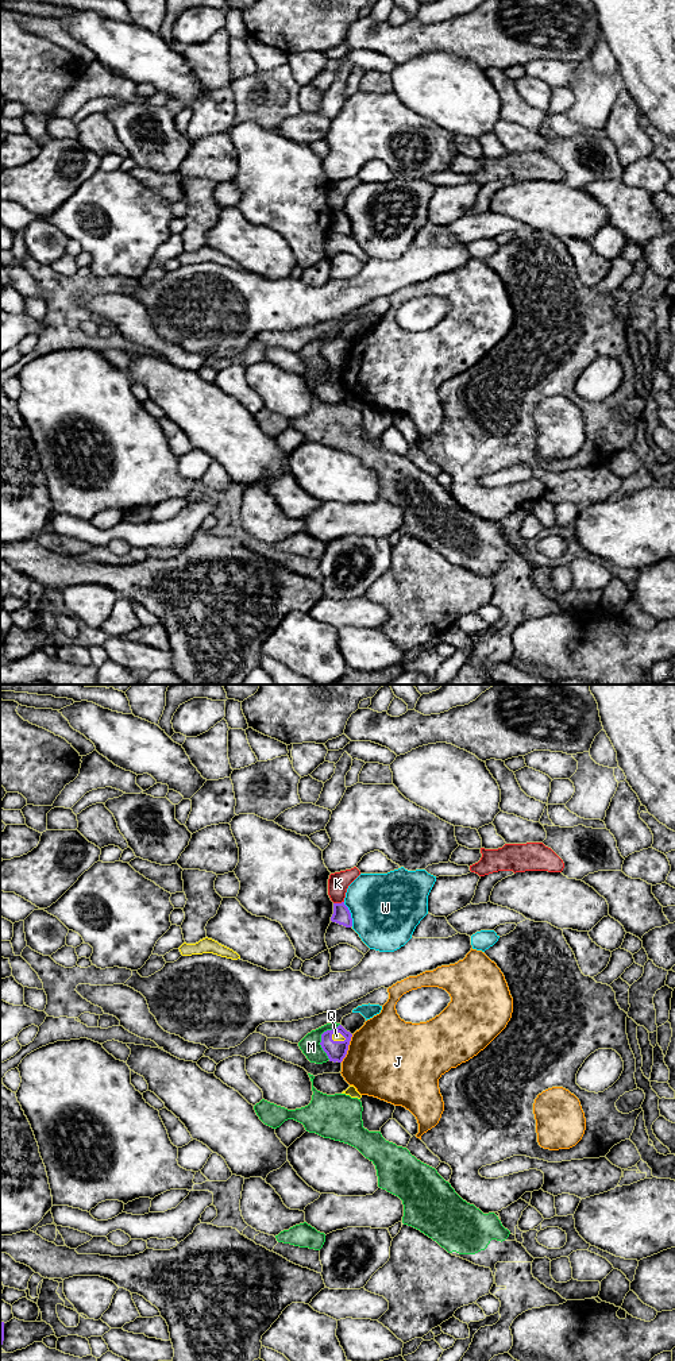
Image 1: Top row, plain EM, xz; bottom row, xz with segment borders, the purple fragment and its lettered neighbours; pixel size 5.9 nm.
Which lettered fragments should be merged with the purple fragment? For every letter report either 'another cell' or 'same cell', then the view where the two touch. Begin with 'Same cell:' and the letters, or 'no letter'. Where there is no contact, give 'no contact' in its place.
Same cell: Q
J: another cell; meets purple in xz
K: another cell; meets purple in xz
M: another cell; meets purple in xz
Q: same cell; meets purple in xz
W: another cell; meets purple in xz

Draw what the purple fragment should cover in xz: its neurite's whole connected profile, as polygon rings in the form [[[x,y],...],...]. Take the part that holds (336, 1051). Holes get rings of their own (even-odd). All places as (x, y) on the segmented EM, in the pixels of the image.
[[[342,1025],[321,1034],[321,1048],[327,1053],[329,1061],[342,1063],[347,1055],[352,1034]]]

